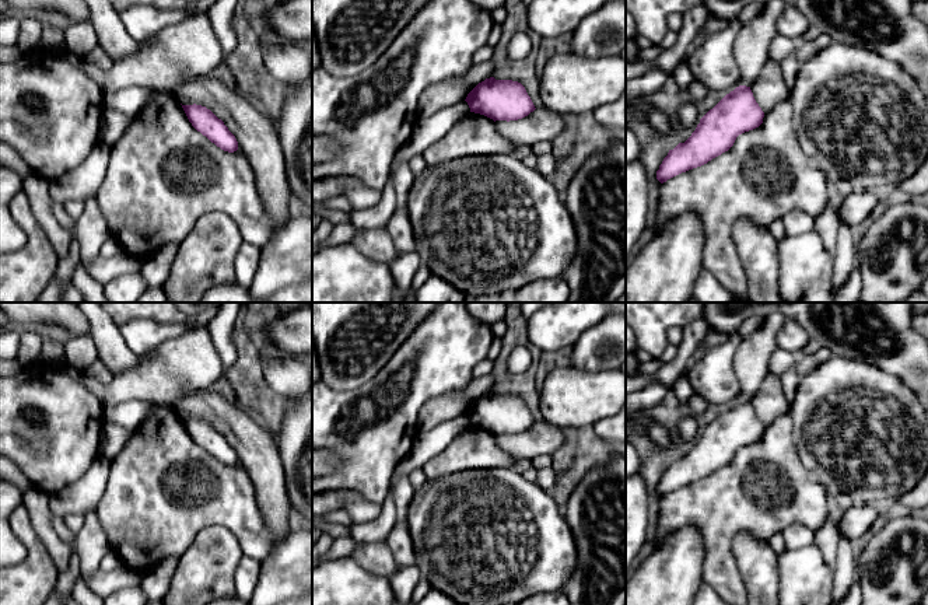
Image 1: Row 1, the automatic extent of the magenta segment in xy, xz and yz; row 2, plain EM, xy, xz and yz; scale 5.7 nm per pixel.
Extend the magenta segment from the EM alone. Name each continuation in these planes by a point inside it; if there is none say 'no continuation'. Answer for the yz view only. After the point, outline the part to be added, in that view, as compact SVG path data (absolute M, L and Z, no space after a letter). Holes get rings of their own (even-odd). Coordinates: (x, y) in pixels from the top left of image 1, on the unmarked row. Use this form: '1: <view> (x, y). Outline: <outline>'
no continuation

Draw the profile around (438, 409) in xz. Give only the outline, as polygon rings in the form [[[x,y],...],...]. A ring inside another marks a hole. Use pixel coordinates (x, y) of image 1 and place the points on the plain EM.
[[[493,374],[474,378],[462,392],[431,399],[419,416],[419,431],[426,433],[440,423],[465,415],[467,408],[486,392],[493,391],[495,378]]]

